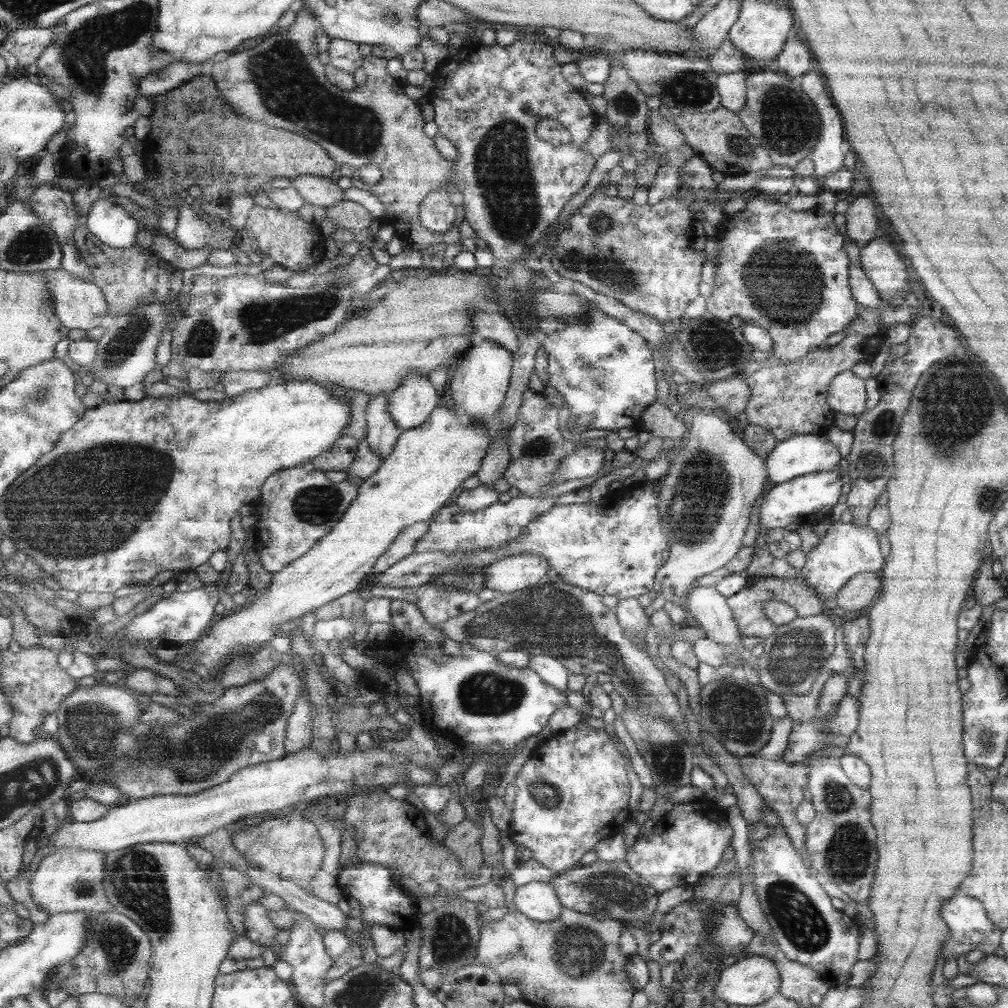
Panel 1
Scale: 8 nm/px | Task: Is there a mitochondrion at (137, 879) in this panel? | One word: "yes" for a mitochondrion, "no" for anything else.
yes

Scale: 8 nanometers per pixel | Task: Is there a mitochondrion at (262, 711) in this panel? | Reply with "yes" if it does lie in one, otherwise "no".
yes

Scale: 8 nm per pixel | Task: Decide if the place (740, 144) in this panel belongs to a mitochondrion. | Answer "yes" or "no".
yes

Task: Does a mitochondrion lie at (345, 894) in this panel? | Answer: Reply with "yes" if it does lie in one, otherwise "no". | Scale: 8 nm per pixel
no

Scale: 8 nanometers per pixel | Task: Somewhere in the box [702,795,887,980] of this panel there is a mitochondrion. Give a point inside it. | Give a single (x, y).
(797, 917)

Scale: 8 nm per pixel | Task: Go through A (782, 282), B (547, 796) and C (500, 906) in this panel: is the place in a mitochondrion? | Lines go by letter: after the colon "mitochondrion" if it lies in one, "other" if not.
A: mitochondrion
B: mitochondrion
C: other

